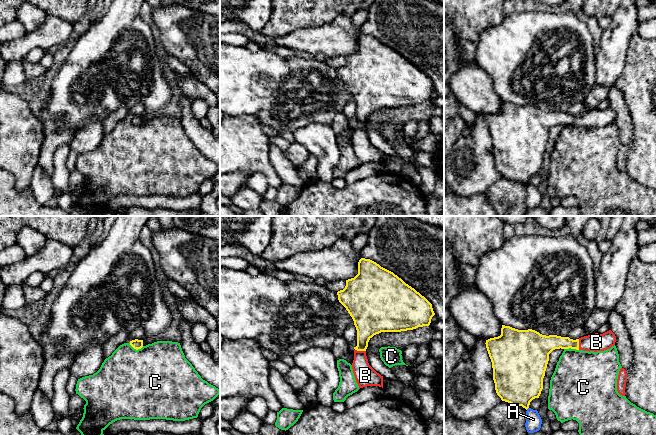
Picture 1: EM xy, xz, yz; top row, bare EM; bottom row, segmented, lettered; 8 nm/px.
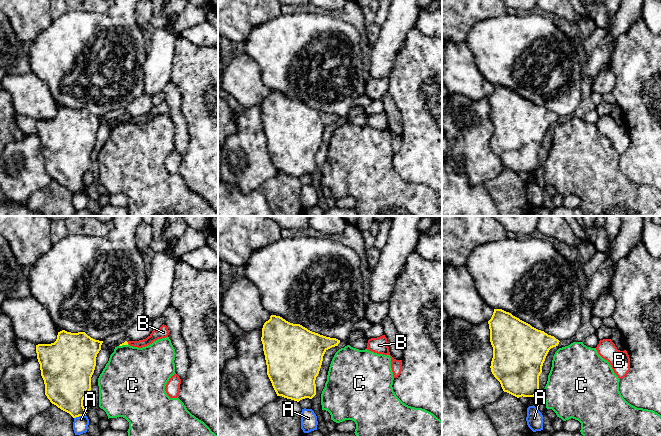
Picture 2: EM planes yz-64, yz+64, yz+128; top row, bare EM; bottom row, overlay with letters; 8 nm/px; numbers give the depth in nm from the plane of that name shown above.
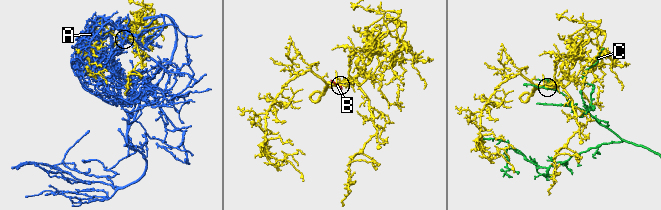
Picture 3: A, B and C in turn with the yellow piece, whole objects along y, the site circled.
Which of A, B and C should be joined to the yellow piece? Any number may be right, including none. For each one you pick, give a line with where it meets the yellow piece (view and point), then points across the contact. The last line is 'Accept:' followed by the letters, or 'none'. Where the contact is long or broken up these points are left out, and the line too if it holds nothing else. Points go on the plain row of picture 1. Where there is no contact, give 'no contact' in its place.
B: xz (360, 126)
Accept: B

